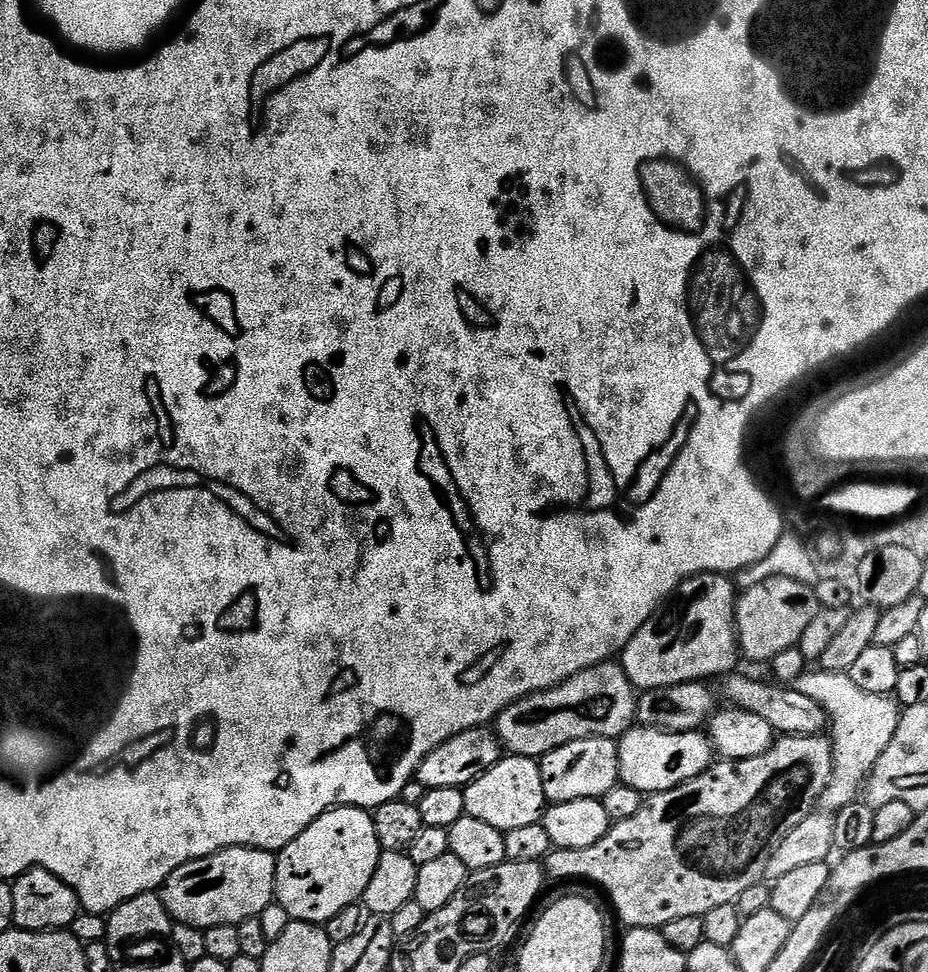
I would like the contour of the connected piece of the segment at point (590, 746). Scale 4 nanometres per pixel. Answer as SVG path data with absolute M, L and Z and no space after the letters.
M591 736L585 740L575 740L566 746L546 753L540 760L542 786L549 802L574 802L574 798L604 797L606 790L621 783L618 766L618 744L607 736Z

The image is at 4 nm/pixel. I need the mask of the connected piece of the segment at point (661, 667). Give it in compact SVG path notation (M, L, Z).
M703 572L683 580L674 595L634 634L622 653L624 673L637 690L674 686L691 680L707 681L708 676L723 677L731 673L738 661L736 643L736 598L738 589L727 575Z

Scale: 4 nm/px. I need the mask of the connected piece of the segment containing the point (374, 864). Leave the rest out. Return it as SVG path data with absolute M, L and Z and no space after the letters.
M341 806L324 812L294 842L279 849L276 856L276 899L275 903L292 920L301 920L307 924L323 925L334 914L346 910L346 906L363 901L366 886L370 886L370 878L374 878L374 870L378 870L378 858L381 854L378 834L374 830L372 812L362 808Z

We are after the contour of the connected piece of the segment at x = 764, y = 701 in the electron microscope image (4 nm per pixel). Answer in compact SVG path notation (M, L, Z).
M728 674L723 677L724 696L729 705L741 708L770 725L773 733L780 736L819 736L829 727L828 711L814 698L806 698L798 690L779 682L767 684L764 680L755 680L752 676Z

